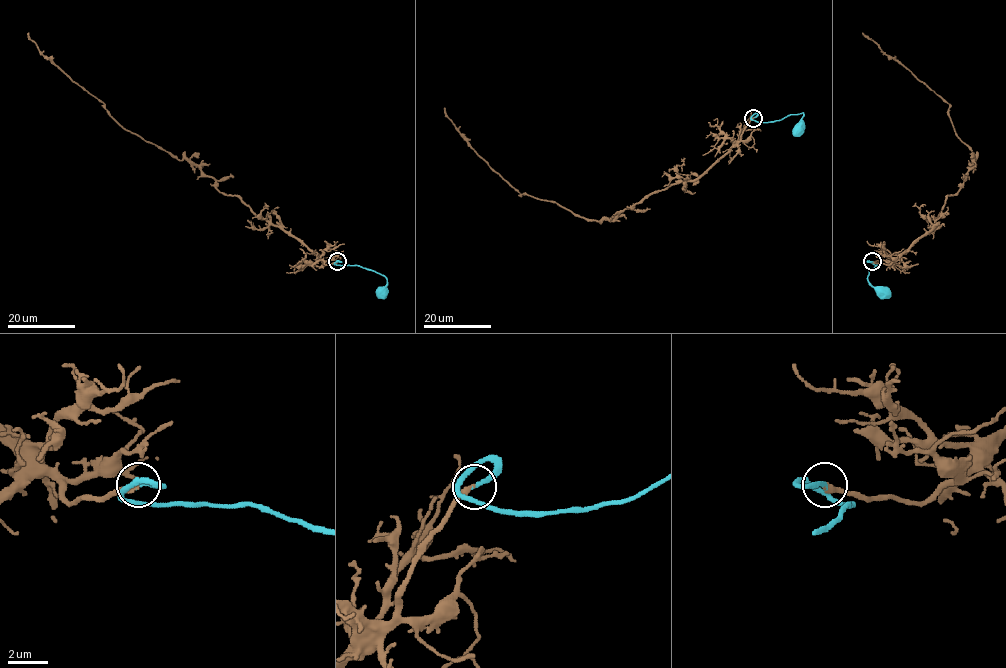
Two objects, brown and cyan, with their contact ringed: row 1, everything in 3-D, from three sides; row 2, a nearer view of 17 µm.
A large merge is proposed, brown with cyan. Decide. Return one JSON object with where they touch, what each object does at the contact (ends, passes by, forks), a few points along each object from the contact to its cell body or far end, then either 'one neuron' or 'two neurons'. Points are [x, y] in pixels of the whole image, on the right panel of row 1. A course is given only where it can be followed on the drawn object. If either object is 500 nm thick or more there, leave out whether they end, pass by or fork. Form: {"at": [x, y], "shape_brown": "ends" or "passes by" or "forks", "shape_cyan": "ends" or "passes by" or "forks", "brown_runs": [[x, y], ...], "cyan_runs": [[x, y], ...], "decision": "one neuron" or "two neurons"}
{"at": [872, 261], "shape_brown": "ends", "shape_cyan": "ends", "brown_runs": [[872, 262], [894, 262], [935, 225], [947, 196], [961, 187], [975, 159], [957, 136], [949, 105], [862, 32]], "cyan_runs": [[872, 262], [867, 262], [877, 265], [869, 271], [867, 278], [871, 284], [886, 292]], "decision": "one neuron"}

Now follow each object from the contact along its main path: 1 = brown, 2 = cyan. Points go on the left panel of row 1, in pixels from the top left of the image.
1: (337, 262), (327, 264), (236, 196), (225, 195), (197, 166), (125, 130), (105, 105), (38, 50), (28, 32)
2: (337, 262), (334, 263), (376, 271), (386, 278), (387, 284), (381, 292)

